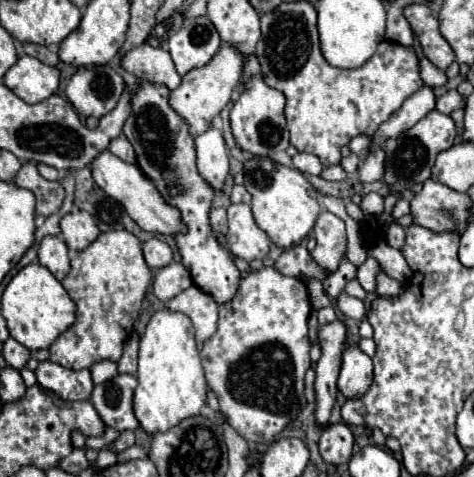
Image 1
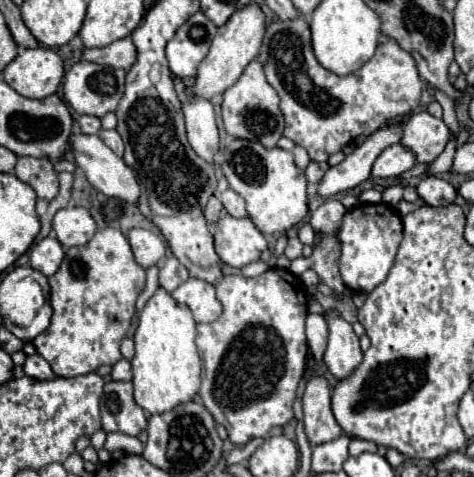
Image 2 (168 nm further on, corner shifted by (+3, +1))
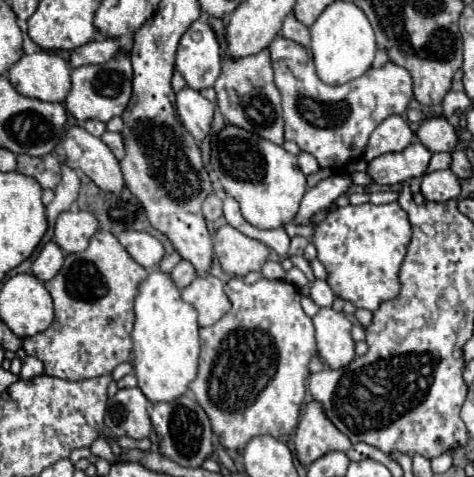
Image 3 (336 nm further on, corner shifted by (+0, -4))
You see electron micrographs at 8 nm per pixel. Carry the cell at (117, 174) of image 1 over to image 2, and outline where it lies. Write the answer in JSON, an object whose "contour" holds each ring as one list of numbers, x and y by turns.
{"contour":[[76,134,70,140,72,152,74,152,74,160,80,166,80,170,86,174,88,182,102,194,110,196,110,198,122,198,126,202,136,202,140,196,140,186,134,178,134,172,130,166,124,164,124,160,120,156,116,156,98,136,88,136,88,134]]}

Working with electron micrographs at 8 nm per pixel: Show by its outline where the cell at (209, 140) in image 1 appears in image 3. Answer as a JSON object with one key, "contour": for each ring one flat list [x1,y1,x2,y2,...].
{"contour":[[185,87,177,93,177,111,185,129,195,137,197,143,201,143,201,139,205,139,211,131,215,105,199,91]]}

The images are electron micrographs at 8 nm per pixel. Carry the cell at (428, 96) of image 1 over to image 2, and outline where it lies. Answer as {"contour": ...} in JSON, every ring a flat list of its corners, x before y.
{"contour":[[386,126,376,130,372,136,368,136,368,140,360,146,354,148,352,154,346,156,344,162,340,162,338,166,332,166,326,170,324,178,320,180,316,192,318,196,334,196,338,192,350,190,358,184,362,184,364,180,370,178,370,170,374,160,380,156,380,152,392,144,396,144,402,136,402,126]]}

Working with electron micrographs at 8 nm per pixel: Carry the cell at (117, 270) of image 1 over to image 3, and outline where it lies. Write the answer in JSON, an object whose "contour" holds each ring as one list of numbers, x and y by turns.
{"contour":[[97,231,91,237,89,247,83,253,67,255,61,271,51,281,45,283,55,303,55,319,47,331,27,337,23,341,23,349,27,351,27,355,41,359,45,365,45,375,51,375,51,377,59,377,67,381,83,381,89,377,111,375,111,371,119,363,129,361,131,347,133,347,131,331,135,323,133,303,135,303,139,283,143,279,147,279,147,271,131,259,131,255,119,243,119,239,109,231]]}

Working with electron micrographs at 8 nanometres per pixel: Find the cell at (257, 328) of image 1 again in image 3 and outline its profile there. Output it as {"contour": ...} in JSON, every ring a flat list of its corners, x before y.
{"contour":[[231,277,225,283,225,295,233,303,229,313,215,325,199,329,201,357,197,379,189,385,197,403,211,419,213,433,219,437,225,449,241,451,253,437,271,435,283,439,299,423,299,411,305,399,305,381,309,377,309,361,317,355,315,329,311,317,301,309,301,293,293,283,261,279,253,285,241,277]]}

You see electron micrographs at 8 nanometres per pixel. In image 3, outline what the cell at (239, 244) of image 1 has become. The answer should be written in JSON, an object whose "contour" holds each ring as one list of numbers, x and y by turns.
{"contour":[[223,225,215,233,215,255,225,273,245,277,251,271,261,271,263,263,269,259,269,247,231,225]]}

